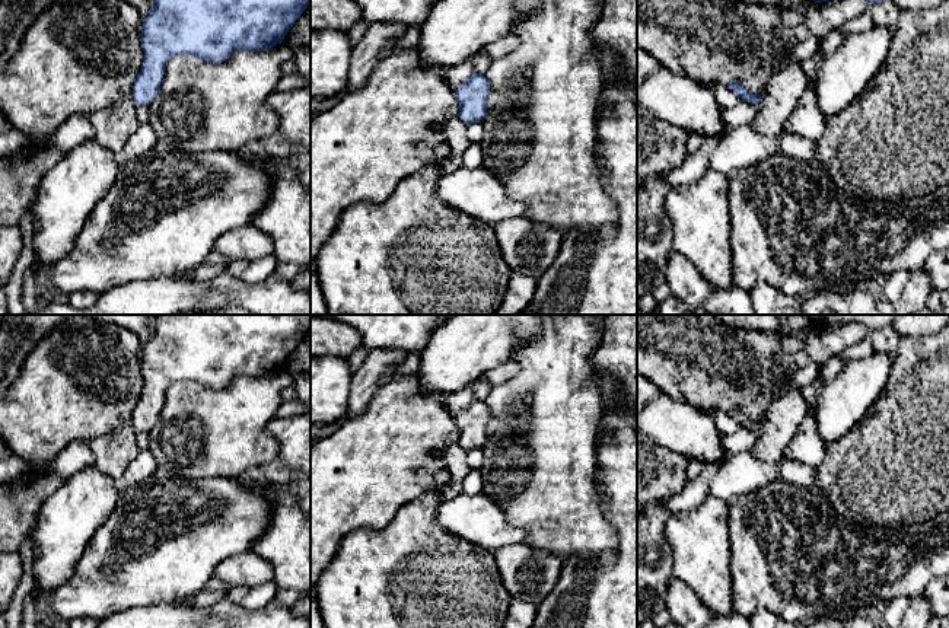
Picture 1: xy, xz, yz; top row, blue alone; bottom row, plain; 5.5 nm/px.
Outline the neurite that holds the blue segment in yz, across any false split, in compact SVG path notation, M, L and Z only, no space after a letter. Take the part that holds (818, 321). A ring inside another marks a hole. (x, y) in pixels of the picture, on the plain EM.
M809 315L815 329L844 325L860 323L869 331L879 329L886 325L894 325L899 315Z

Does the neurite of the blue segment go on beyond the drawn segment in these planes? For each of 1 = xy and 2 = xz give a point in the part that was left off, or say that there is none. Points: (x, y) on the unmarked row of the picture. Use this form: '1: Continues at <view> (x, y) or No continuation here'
1: No continuation here
2: No continuation here

